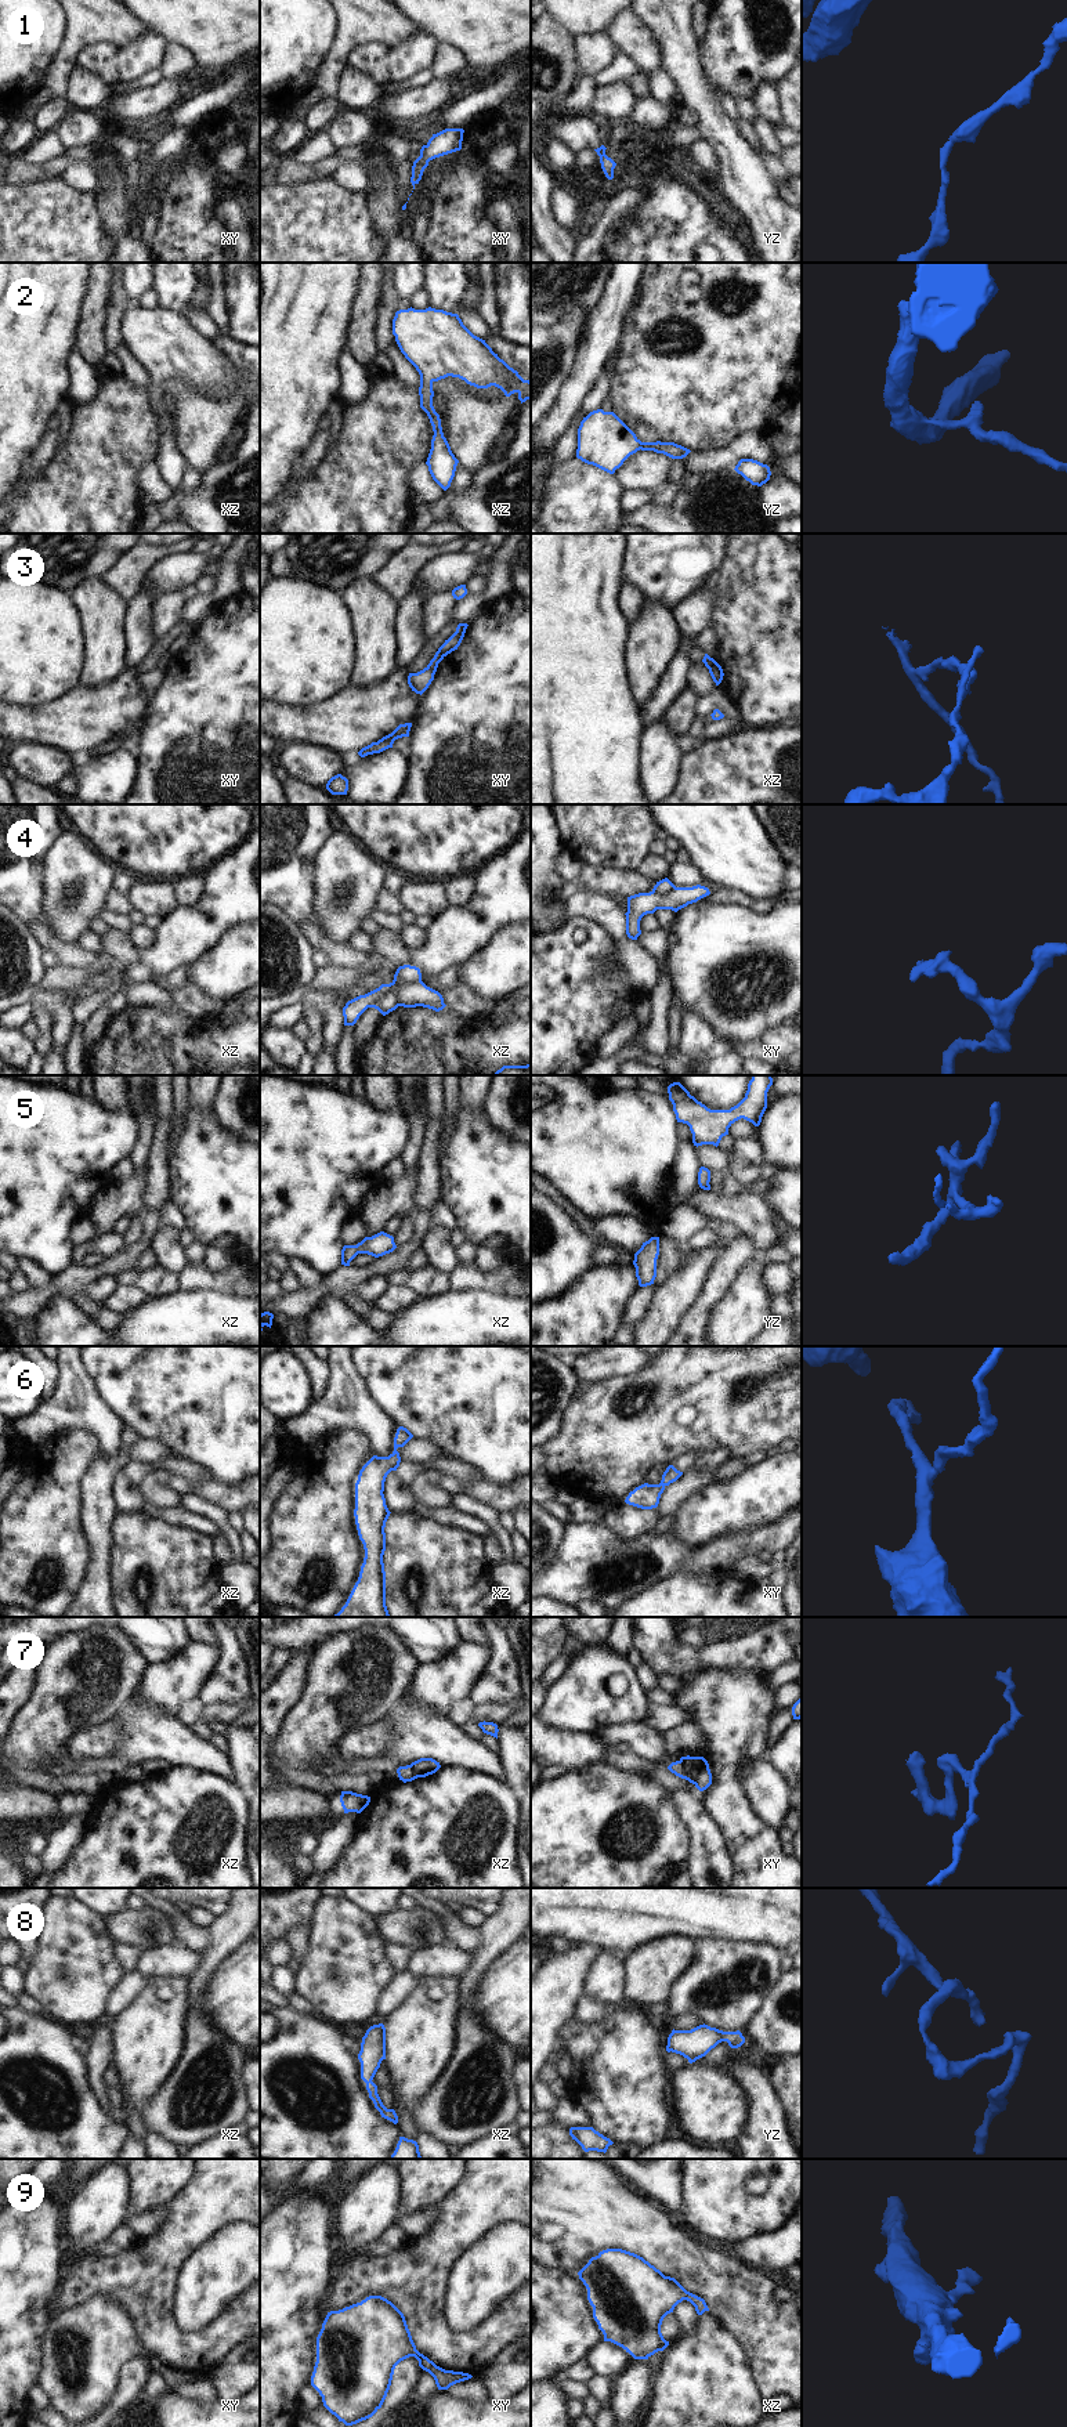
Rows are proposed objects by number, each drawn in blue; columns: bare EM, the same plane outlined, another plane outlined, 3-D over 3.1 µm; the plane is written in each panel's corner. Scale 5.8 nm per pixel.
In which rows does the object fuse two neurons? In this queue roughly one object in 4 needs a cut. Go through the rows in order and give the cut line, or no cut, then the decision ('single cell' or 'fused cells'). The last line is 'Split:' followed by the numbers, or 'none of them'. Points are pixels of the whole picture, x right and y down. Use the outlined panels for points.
1: cut none; single cell
2: cut none; single cell
3: cut xy (437, 651), (442, 657); fused cells
4: cut none; single cell
5: cut none; single cell
6: cut none; single cell
7: cut xy (679, 1761), (684, 1773), (694, 1783); fused cells
8: cut none; single cell
9: cut none; single cell
Split: 3, 7

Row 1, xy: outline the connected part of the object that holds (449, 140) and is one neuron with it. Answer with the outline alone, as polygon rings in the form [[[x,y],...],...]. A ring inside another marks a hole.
[[[445,129],[433,134],[428,142],[422,147],[420,156],[412,166],[410,182],[413,189],[422,180],[423,171],[430,160],[462,149],[463,133],[463,129]]]

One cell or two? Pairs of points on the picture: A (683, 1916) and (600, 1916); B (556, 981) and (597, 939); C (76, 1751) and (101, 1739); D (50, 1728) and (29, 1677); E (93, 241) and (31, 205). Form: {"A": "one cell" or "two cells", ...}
{"A": "one cell", "B": "one cell", "C": "one cell", "D": "two cells", "E": "one cell"}

